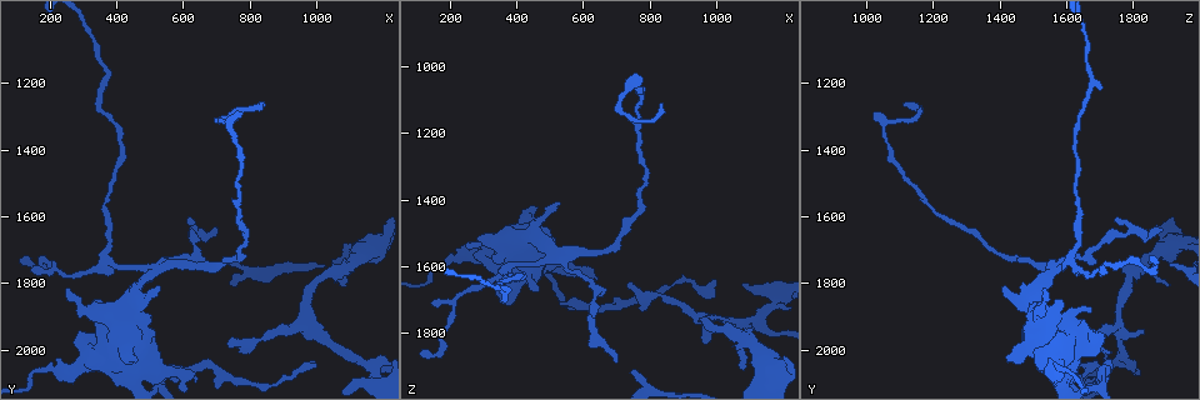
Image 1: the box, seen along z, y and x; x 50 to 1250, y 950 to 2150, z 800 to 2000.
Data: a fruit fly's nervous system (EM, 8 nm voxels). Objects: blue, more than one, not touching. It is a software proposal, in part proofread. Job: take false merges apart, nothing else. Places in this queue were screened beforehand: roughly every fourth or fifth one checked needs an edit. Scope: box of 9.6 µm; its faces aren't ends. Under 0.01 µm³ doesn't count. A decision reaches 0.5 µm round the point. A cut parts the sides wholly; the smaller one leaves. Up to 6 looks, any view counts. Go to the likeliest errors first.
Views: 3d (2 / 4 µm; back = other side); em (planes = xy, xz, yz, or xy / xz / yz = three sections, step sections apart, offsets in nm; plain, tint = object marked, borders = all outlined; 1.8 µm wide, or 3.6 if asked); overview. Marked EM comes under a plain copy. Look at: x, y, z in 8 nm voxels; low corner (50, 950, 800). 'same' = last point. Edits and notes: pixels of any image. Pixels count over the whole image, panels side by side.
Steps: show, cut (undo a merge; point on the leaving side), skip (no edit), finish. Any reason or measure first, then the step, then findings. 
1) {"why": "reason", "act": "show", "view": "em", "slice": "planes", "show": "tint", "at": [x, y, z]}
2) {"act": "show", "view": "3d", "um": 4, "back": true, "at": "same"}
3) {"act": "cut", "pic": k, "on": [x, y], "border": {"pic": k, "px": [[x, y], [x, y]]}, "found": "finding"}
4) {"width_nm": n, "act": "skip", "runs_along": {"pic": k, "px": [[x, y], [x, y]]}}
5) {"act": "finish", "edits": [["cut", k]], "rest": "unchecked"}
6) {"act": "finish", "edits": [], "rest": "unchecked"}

{"why": "three-way junction", "act": "show", "view": "em", "slice": "planes", "show": "borders", "at": [970, 1890, 1760]}

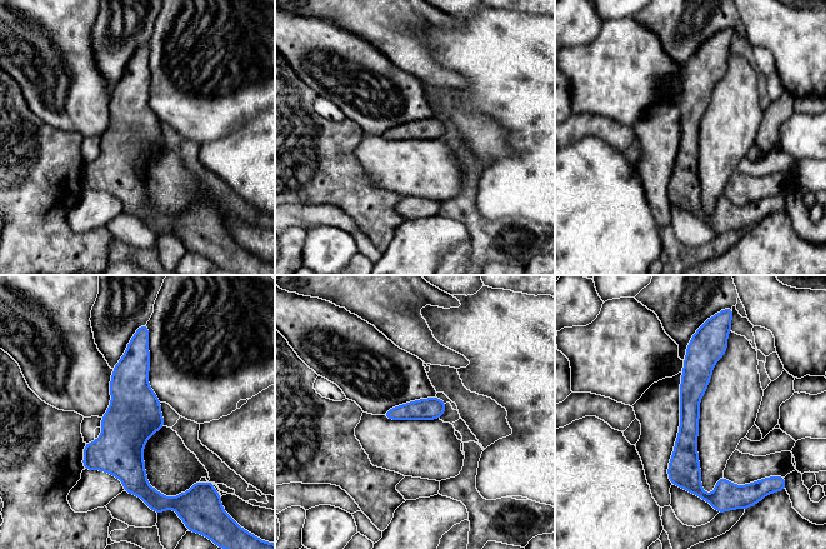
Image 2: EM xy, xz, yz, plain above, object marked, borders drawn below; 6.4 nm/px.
{"act": "skip", "found": "continuous, no second neuron"}

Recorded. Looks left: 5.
{"why": "calibre changes", "act": "show", "view": "em", "slice": "planes", "show": "tint", "at": [210, 2060, 1580]}

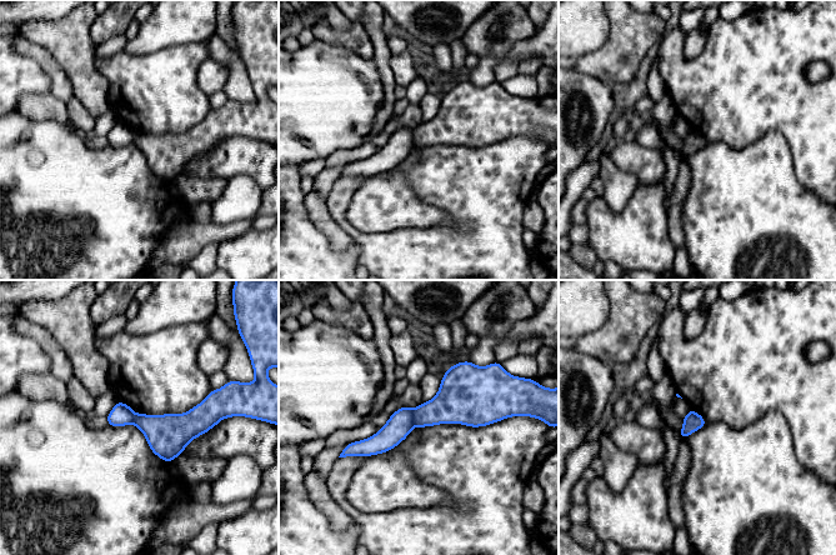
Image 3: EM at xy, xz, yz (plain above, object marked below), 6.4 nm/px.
{"width_nm": 130, "act": "cut", "pic": 3, "on": [399, 425], "found": "a second neuron is stuck on"}

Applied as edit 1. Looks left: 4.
{"why": "see it whole again", "act": "show", "view": "overview"}

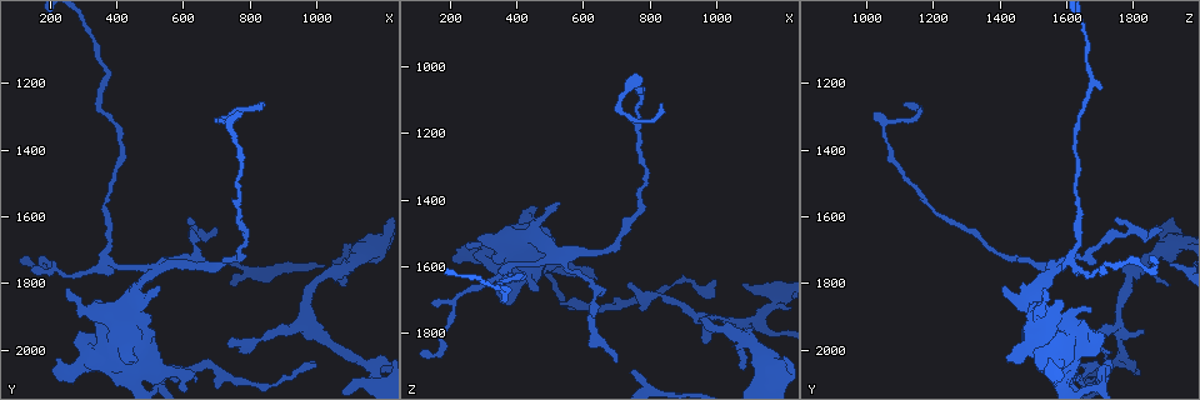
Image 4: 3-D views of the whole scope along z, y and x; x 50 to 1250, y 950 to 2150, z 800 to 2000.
{"why": "thick turns thin", "act": "show", "view": "em", "um": 3.6, "slice": "yz", "step": 8, "show": "tint", "at": [420, 1950, 1590]}

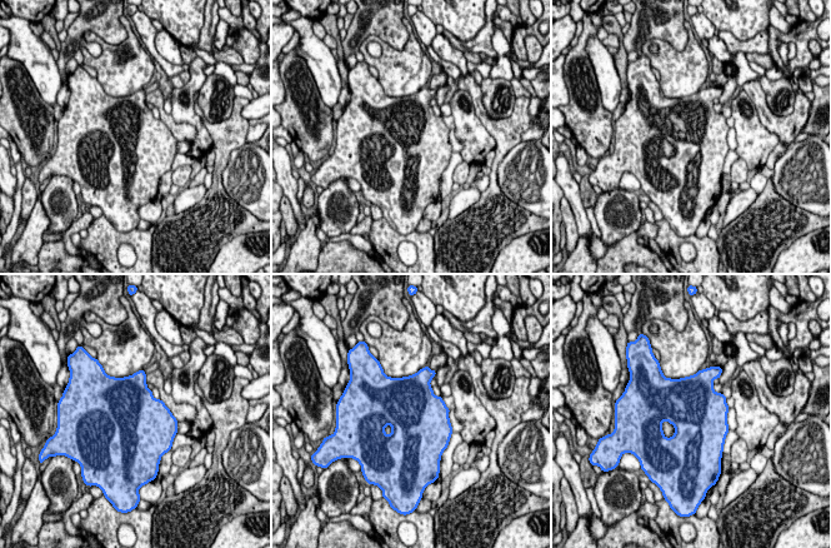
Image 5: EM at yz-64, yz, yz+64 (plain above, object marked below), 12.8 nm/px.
{"act": "show", "view": "em", "um": 3.6, "slice": "planes", "show": "tint", "at": "same"}

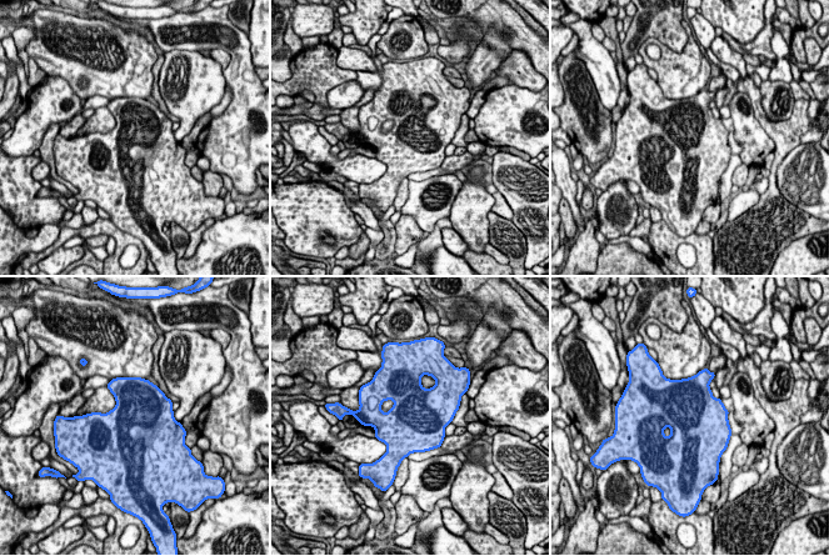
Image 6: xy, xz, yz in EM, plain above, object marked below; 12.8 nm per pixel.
{"width_nm": 800, "act": "skip", "found": "all the same neuron"}

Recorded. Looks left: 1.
{"act": "finish", "edits": [["cut", 3]], "rest": "unchecked"}

